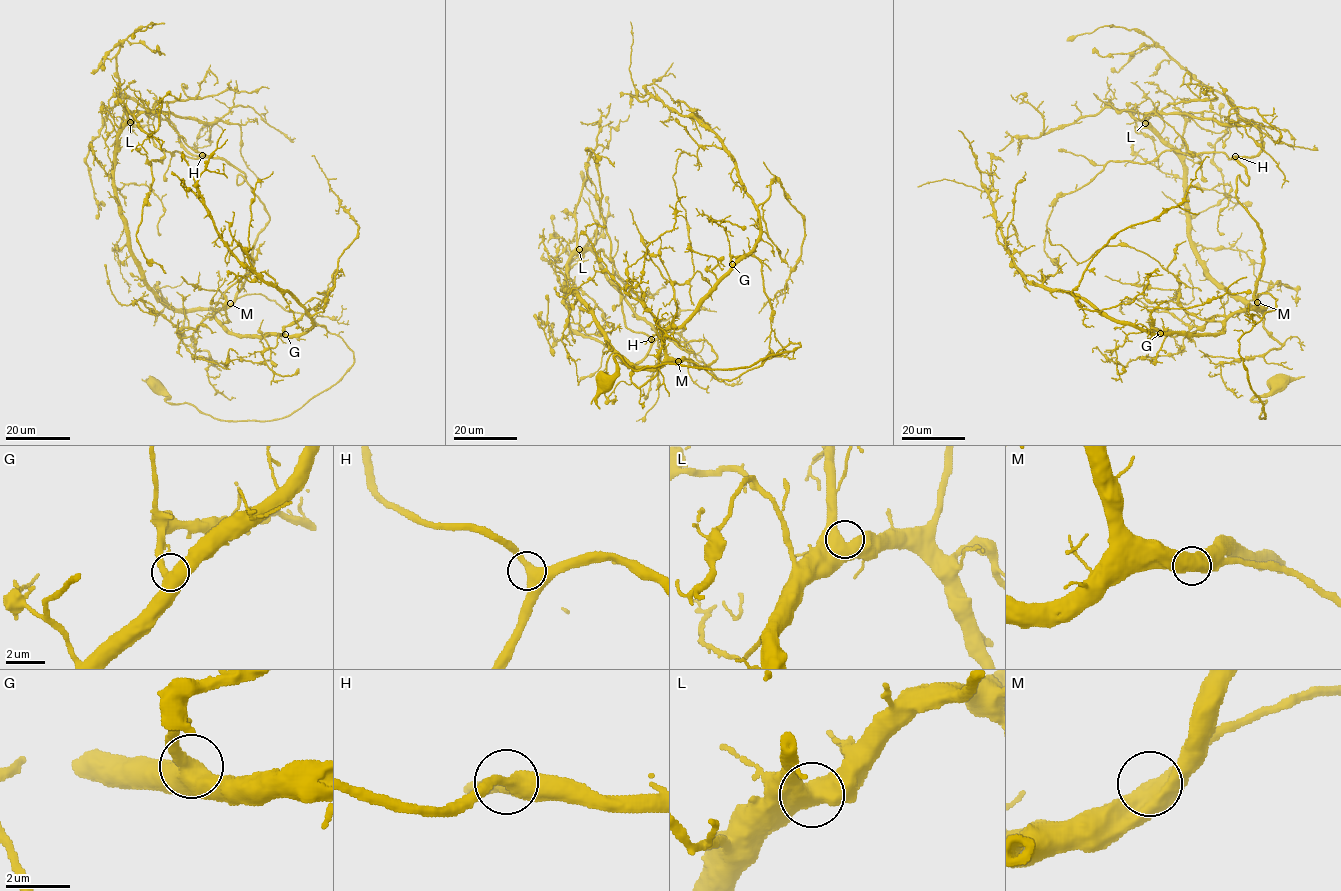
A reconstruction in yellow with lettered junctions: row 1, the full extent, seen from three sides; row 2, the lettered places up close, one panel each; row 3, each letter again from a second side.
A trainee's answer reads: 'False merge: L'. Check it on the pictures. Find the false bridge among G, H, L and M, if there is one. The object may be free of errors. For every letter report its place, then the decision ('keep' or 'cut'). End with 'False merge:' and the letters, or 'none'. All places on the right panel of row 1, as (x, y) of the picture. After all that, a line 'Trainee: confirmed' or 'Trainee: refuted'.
G: place (1160, 333); keep
H: place (1235, 156); keep
L: place (1145, 123); keep
M: place (1257, 302); keep
False merge: none
Trainee: refuted

